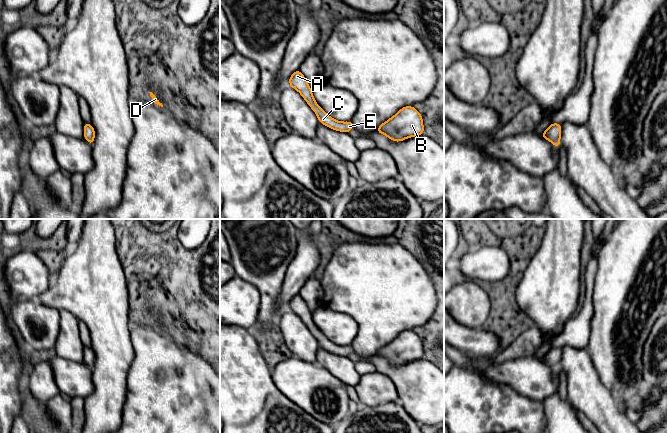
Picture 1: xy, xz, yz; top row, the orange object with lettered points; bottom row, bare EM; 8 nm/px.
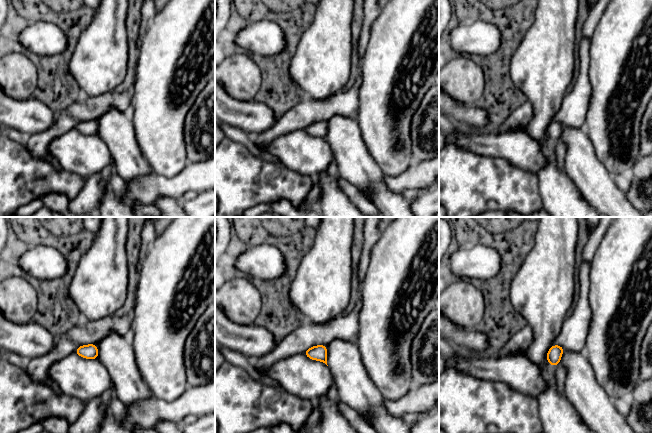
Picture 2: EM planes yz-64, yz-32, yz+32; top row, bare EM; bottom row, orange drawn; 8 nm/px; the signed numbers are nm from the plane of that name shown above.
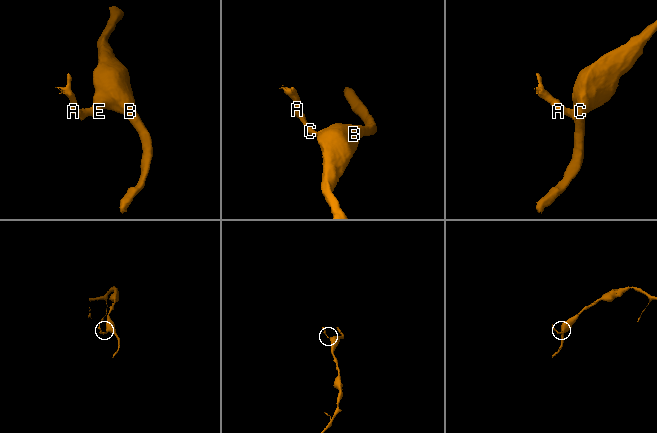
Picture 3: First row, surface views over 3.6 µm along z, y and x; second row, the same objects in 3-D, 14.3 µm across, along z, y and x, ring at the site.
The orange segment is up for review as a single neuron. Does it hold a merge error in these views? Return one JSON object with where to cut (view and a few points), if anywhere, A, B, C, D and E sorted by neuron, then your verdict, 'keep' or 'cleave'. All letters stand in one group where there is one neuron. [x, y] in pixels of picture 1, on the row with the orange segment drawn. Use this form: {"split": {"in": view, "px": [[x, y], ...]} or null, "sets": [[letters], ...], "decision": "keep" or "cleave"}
{"split": null, "sets": [["A", "B", "C", "D", "E"]], "decision": "keep"}

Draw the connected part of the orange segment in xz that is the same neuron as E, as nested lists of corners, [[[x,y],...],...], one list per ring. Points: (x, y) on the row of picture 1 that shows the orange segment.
[[[300,70],[295,71],[289,78],[289,86],[297,90],[312,110],[316,113],[318,120],[323,125],[340,132],[348,133],[354,128],[352,121],[341,122],[331,118],[323,109],[316,103],[312,89],[310,88],[306,78]]]

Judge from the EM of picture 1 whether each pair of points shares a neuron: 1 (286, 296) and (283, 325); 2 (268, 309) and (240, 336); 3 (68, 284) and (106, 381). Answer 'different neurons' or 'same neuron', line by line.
1: different neurons
2: different neurons
3: same neuron

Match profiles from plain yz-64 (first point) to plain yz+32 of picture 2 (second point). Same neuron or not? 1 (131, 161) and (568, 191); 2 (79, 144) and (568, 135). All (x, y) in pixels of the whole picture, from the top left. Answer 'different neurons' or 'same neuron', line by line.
1: different neurons
2: different neurons

